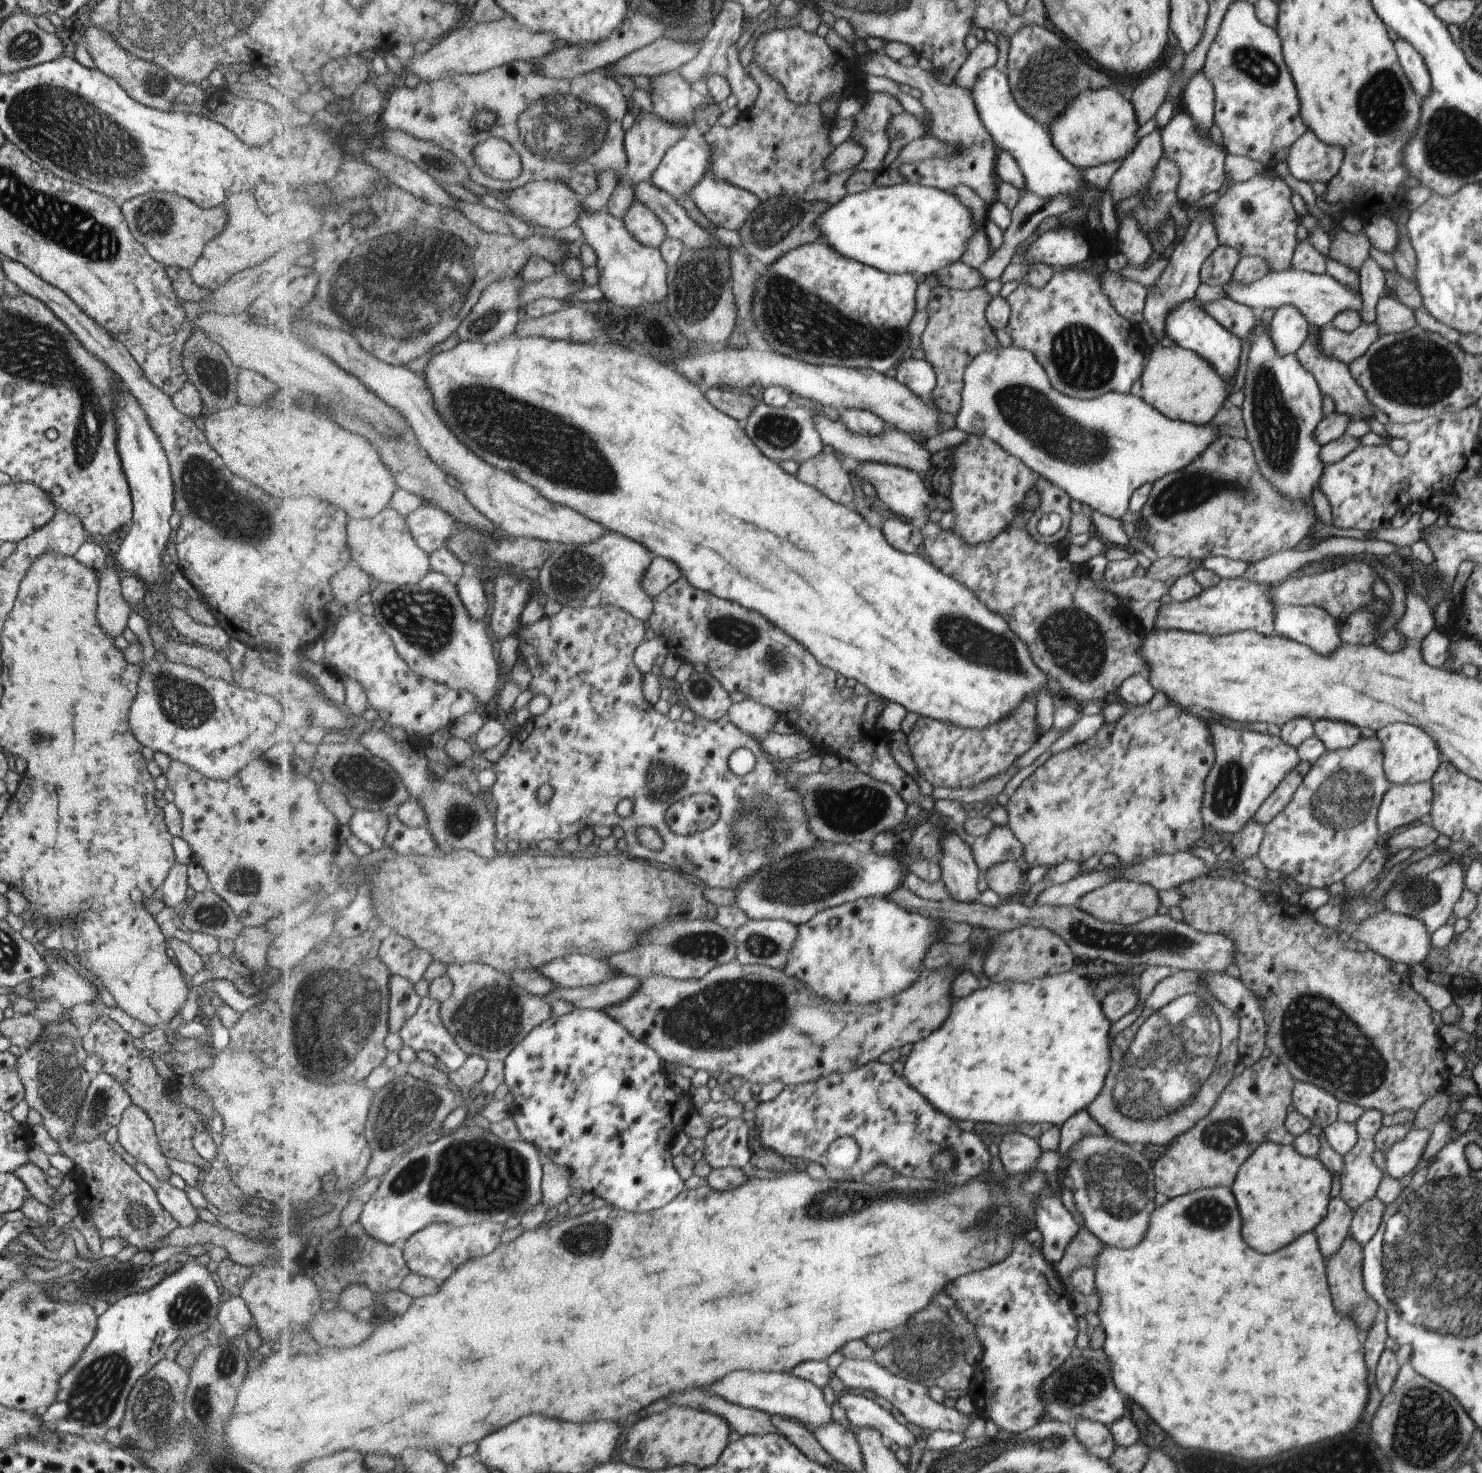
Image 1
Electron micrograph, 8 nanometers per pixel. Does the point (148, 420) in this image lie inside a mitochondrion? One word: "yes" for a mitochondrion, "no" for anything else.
no

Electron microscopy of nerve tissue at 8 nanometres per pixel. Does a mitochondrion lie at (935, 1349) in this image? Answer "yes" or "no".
yes

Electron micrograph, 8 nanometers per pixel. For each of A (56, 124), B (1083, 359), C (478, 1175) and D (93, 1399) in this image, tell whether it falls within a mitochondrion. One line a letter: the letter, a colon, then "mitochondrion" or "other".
A: mitochondrion
B: mitochondrion
C: mitochondrion
D: mitochondrion

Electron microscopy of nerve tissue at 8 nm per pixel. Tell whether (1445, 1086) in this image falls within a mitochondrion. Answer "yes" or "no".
no

